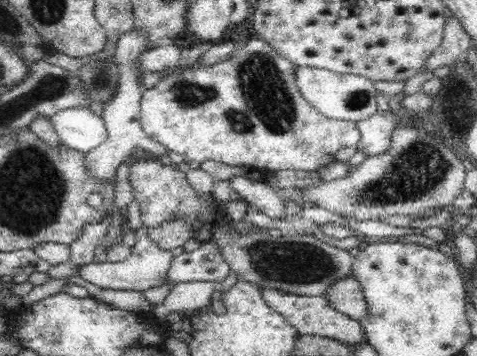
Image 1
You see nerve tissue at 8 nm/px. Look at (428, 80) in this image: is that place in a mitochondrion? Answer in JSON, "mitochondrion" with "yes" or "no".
{"mitochondrion":"no"}

